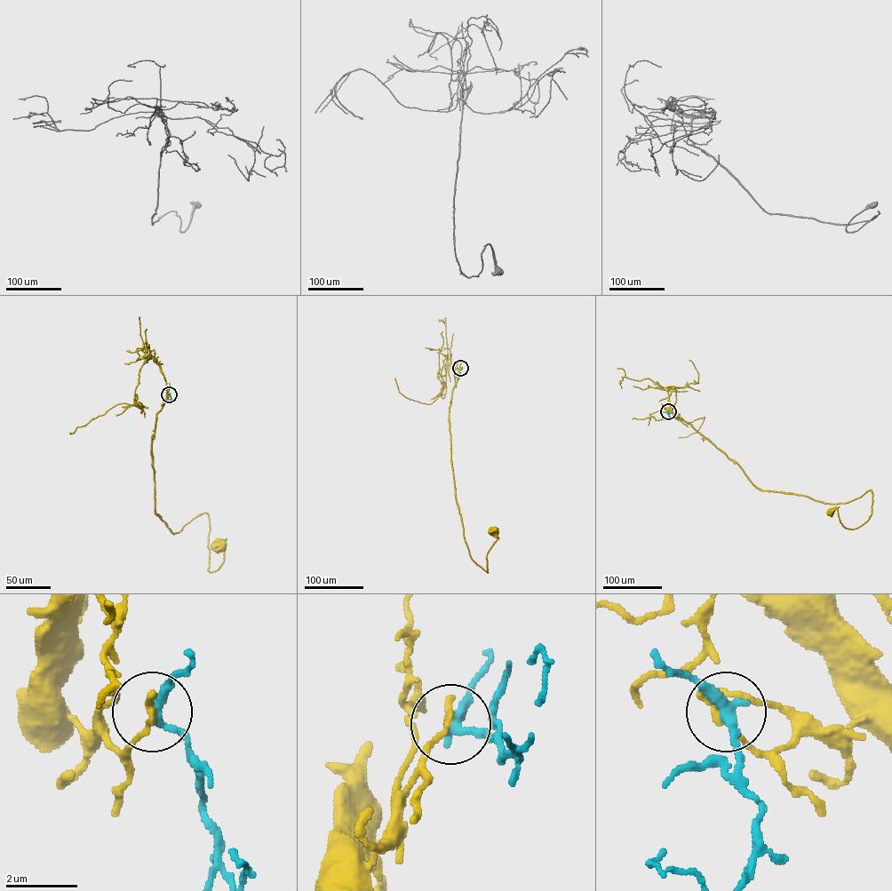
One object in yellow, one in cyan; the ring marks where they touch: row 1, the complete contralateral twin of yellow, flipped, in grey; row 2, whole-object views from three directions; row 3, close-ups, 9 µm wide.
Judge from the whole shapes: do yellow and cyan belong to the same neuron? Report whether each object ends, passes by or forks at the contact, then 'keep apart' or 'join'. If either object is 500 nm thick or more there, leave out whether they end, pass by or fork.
yellow ends there; cyan passes by; keep apart

